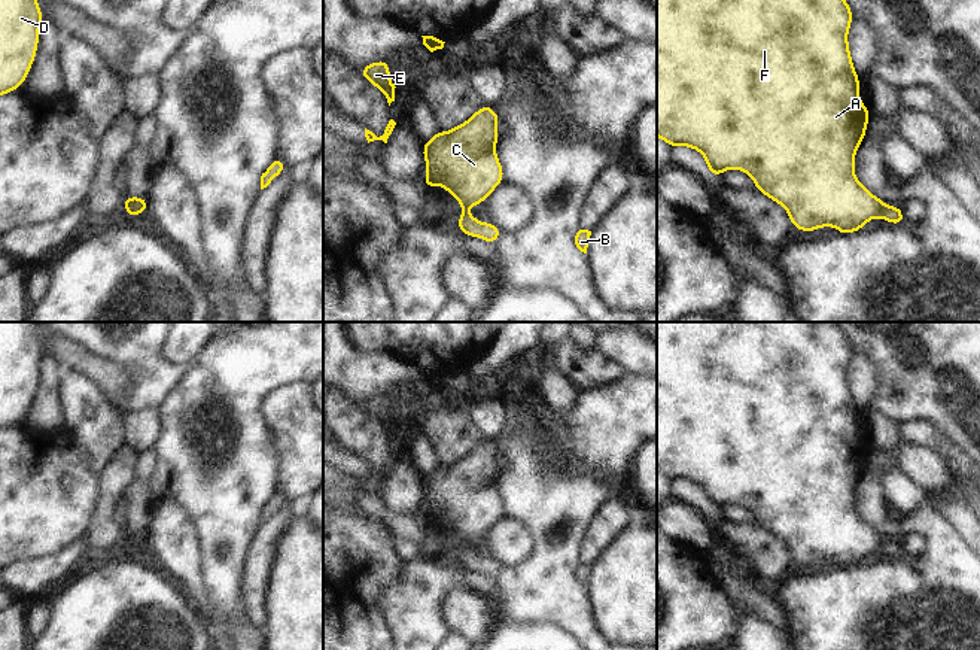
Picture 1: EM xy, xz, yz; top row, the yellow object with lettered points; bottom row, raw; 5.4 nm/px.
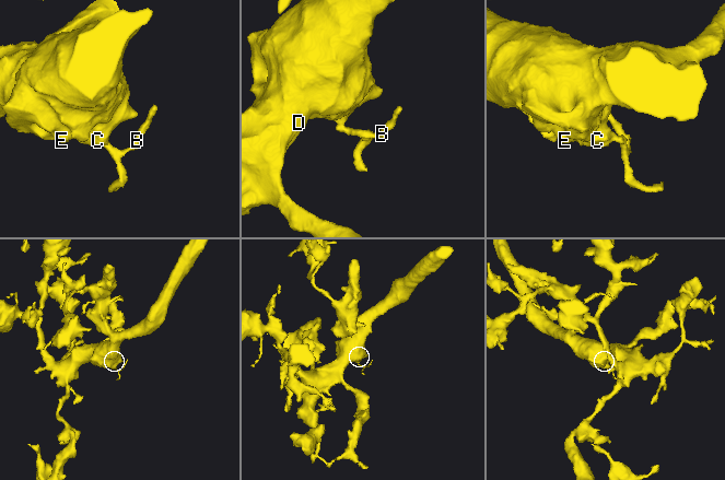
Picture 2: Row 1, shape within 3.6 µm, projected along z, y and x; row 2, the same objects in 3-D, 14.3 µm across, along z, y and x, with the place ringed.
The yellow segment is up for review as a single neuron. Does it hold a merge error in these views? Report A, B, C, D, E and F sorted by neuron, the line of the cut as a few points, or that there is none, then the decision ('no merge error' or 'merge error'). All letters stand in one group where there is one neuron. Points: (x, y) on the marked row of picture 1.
A C D E F / B | yz (885, 206), (879, 215) | merge error

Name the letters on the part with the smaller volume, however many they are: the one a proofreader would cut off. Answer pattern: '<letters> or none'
B

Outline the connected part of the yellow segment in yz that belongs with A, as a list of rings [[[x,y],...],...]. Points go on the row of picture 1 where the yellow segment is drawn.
[[[657,0],[657,136],[673,149],[688,146],[700,152],[712,176],[719,177],[728,168],[746,173],[755,189],[780,204],[791,225],[803,233],[833,227],[847,236],[864,230],[868,221],[882,215],[885,201],[855,177],[855,155],[871,116],[859,98],[859,75],[849,51],[847,34],[853,19],[846,0]]]

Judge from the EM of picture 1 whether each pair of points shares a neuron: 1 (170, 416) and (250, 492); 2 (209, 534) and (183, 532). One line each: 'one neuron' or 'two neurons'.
1: one neuron
2: two neurons

